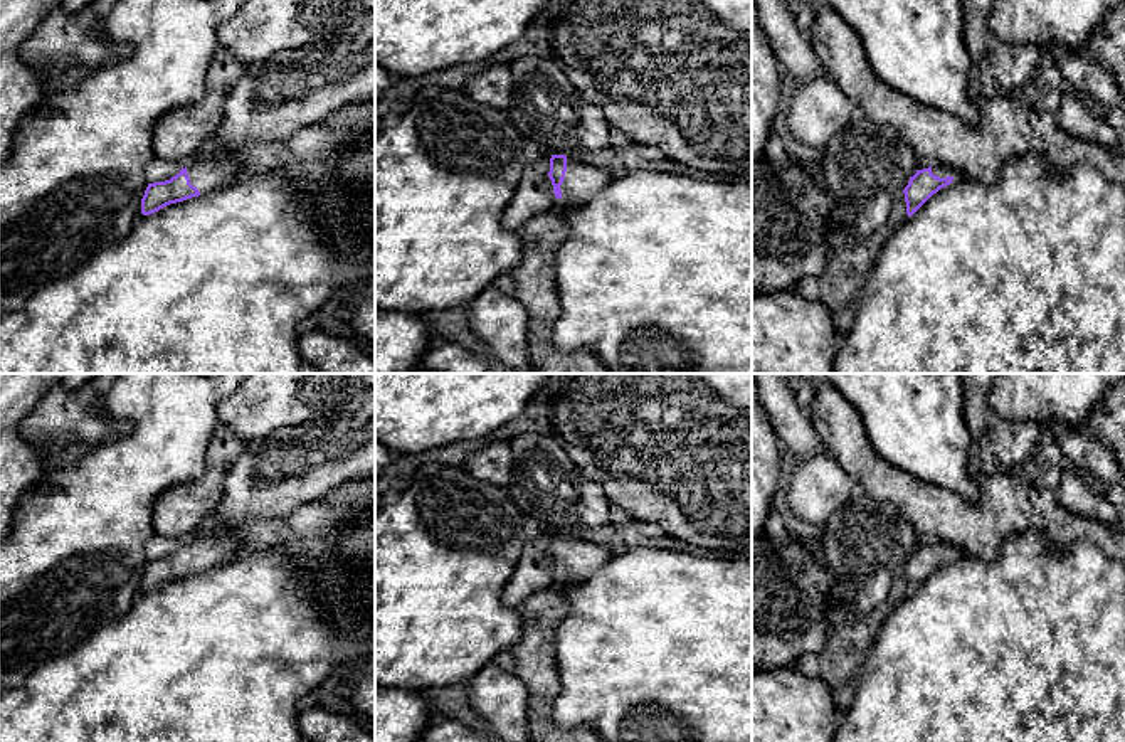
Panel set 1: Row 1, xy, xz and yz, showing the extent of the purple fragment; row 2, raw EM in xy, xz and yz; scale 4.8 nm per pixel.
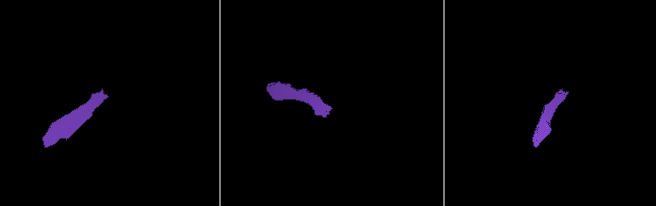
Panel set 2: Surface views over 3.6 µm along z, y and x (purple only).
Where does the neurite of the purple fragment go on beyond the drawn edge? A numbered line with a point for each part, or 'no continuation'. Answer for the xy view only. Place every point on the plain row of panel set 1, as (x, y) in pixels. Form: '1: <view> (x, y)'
1: xy (216, 545)

